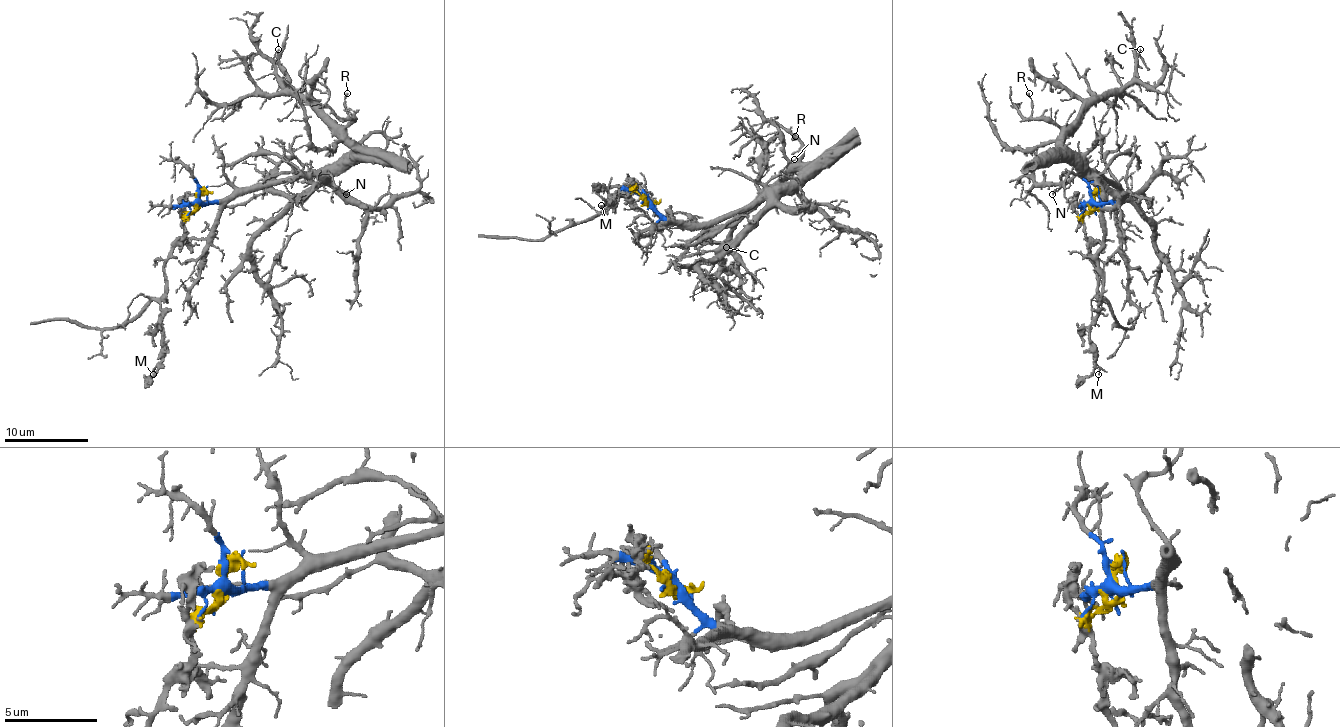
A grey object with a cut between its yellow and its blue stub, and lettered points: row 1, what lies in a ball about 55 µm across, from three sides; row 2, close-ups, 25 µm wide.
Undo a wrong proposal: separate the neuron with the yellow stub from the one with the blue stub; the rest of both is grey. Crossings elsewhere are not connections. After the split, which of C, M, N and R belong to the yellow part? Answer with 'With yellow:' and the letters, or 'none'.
With yellow: M

